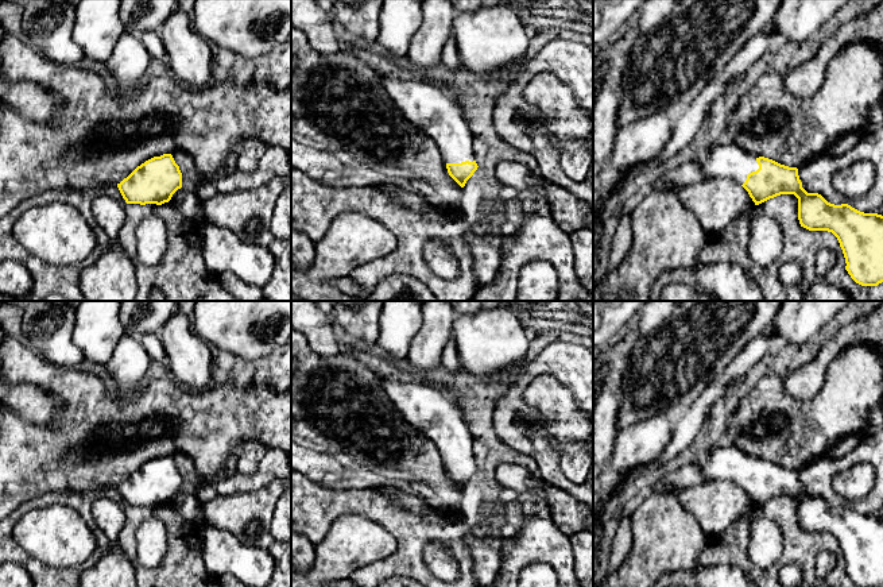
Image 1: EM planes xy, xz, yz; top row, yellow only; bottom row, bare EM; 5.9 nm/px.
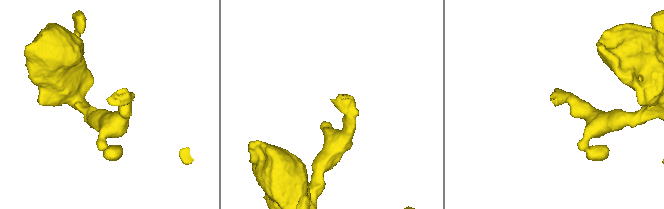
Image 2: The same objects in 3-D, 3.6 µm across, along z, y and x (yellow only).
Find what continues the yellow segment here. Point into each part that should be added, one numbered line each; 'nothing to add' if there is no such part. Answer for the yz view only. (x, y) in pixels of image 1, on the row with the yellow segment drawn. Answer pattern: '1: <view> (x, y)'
1: yz (721, 161)

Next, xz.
1: xz (426, 105)

